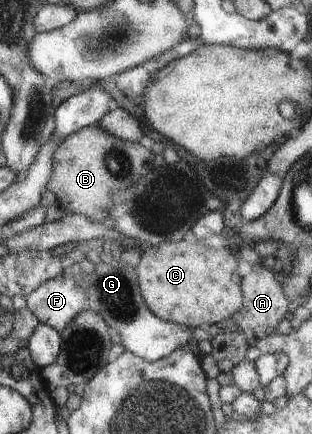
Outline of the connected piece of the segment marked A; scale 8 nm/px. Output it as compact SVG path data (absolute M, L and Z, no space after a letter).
M262 263L245 267L241 272L242 305L238 311L232 313L230 317L217 324L218 331L210 339L210 355L216 360L229 359L236 365L244 358L244 351L248 349L256 340L274 333L274 329L282 319L288 317L286 305L287 298L284 297L280 284L274 277L272 271L266 271Z

